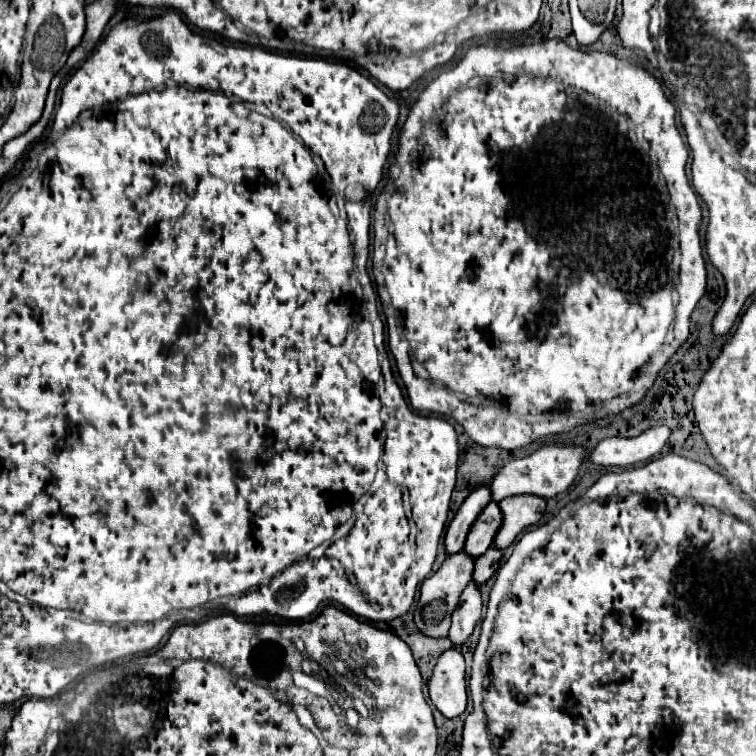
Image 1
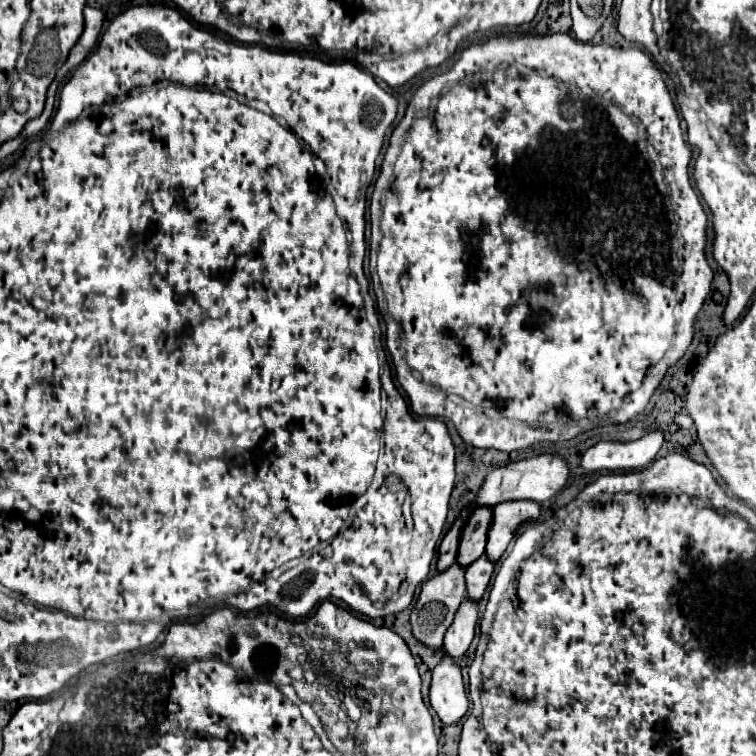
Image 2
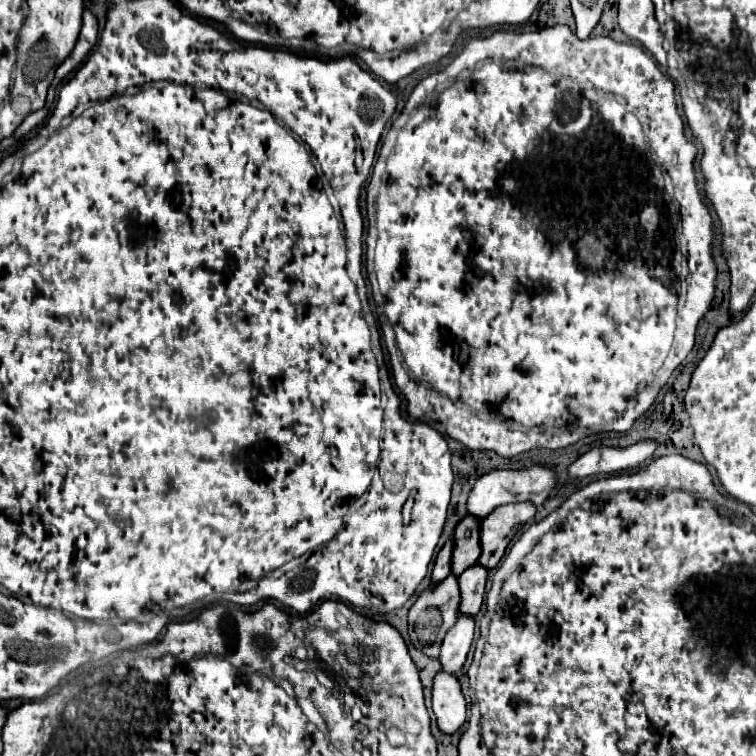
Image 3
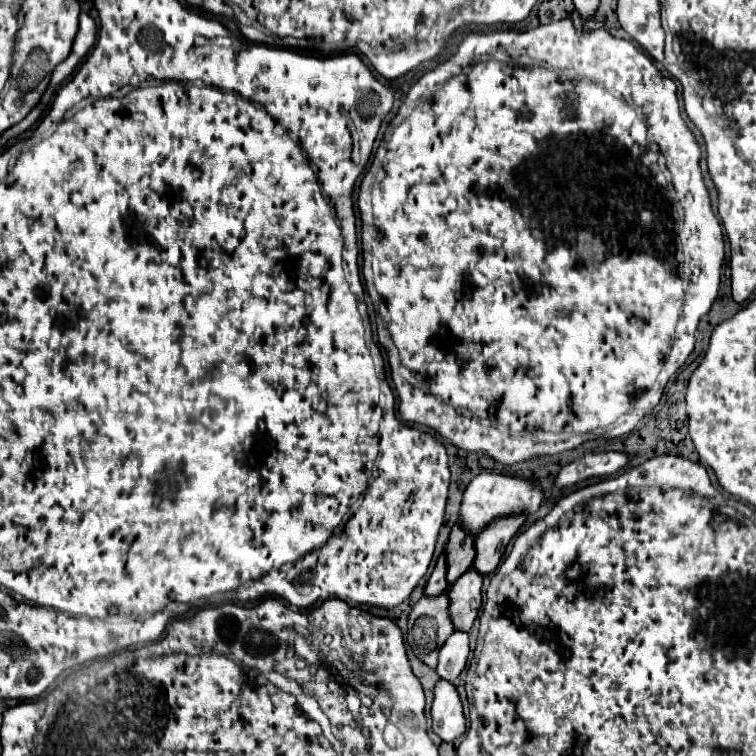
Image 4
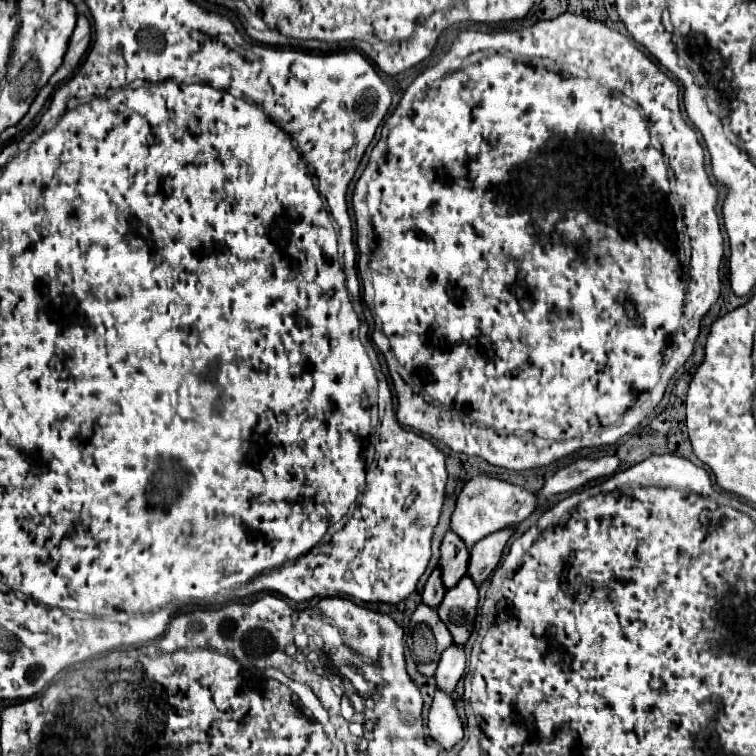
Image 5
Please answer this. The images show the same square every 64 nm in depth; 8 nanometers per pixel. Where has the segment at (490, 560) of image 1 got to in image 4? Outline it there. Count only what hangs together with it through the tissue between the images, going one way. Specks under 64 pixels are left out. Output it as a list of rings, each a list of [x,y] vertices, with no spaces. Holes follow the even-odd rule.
[[[472,568],[464,572],[452,584],[448,604],[454,630],[470,632],[482,604],[482,576]]]

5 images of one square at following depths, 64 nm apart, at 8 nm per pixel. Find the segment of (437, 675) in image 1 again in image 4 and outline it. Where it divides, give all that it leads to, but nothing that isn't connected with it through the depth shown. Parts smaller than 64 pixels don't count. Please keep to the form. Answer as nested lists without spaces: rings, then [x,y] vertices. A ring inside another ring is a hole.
[[[438,680],[434,688],[434,702],[430,708],[432,716],[432,730],[442,742],[454,742],[466,730],[464,710],[456,688],[446,682]]]

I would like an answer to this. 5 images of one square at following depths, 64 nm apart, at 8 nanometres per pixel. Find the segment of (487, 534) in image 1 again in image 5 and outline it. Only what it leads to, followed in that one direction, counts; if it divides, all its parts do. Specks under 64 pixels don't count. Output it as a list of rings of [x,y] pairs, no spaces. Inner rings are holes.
[[[446,532],[440,546],[440,562],[438,562],[446,590],[456,586],[460,578],[466,574],[468,558],[470,550],[464,546],[464,542],[454,532]]]

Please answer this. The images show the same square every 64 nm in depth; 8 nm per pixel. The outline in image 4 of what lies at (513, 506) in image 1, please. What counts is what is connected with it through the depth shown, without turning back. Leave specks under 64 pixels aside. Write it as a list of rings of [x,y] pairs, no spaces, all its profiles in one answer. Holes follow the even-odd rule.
[[[508,516],[488,524],[484,532],[480,532],[474,540],[476,558],[472,568],[476,568],[476,572],[480,572],[482,576],[494,572],[506,552],[508,542],[512,540],[512,536],[516,536],[524,520],[526,516]]]

